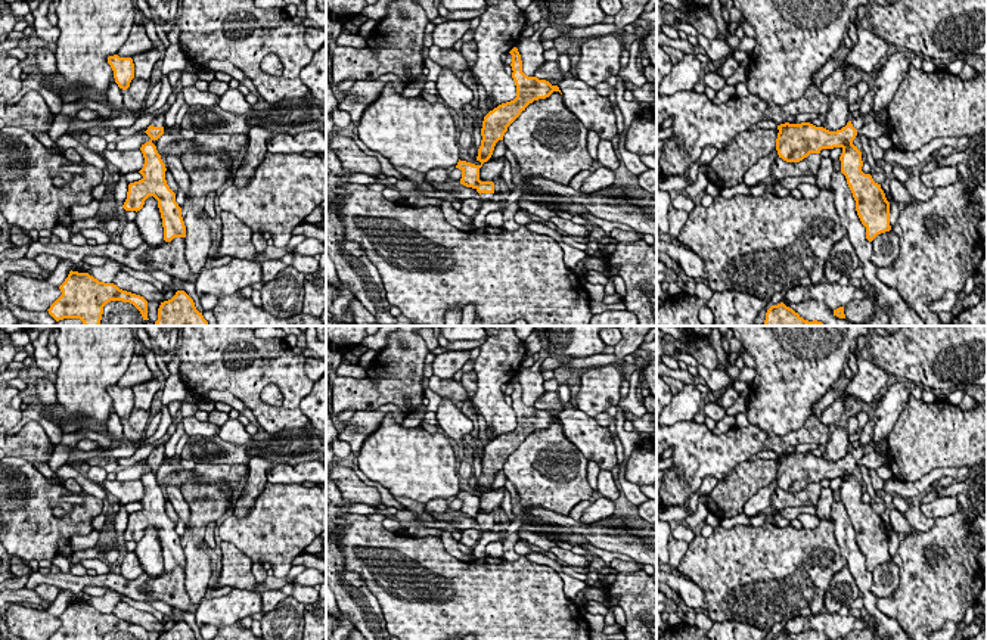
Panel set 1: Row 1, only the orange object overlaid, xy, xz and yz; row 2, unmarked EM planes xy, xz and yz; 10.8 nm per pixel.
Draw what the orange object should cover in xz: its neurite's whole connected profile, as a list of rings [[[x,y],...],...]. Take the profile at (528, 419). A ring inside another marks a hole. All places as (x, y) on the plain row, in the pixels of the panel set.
[[[516,378],[510,382],[512,385],[512,408],[516,416],[516,428],[510,432],[502,434],[493,441],[490,441],[482,451],[481,459],[481,476],[478,479],[477,491],[479,495],[460,491],[456,498],[462,501],[460,515],[475,519],[481,525],[481,531],[491,532],[494,525],[493,512],[479,510],[479,498],[487,493],[494,481],[499,470],[503,470],[508,457],[521,445],[525,438],[538,429],[549,428],[553,422],[559,422],[558,416],[552,416],[546,410],[538,410],[537,407],[528,407],[522,403],[522,391]]]

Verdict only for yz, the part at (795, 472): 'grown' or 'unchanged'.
grown

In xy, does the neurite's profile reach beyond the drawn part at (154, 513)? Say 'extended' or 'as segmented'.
extended

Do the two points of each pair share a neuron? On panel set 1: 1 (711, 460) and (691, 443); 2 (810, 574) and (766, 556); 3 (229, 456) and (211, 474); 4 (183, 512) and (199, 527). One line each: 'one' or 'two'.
1: one
2: one
3: two
4: two

